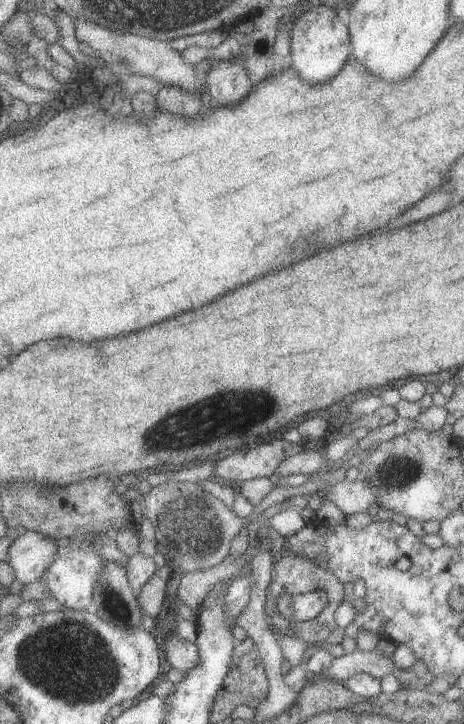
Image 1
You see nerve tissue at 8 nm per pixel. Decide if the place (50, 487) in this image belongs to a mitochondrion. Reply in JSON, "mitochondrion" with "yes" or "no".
{"mitochondrion":"no"}

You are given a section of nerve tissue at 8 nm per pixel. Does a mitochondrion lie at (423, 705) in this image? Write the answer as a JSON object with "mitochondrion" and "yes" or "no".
{"mitochondrion":"no"}

